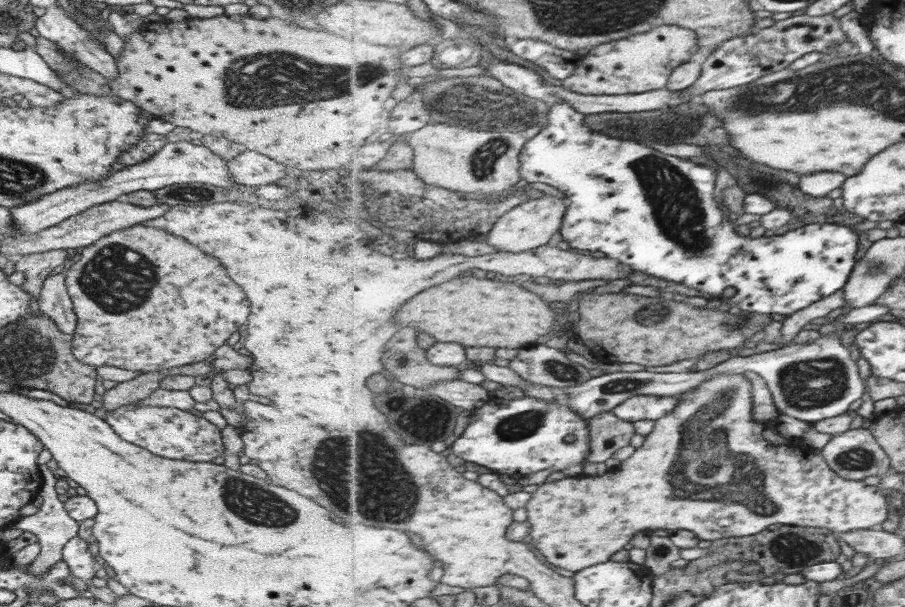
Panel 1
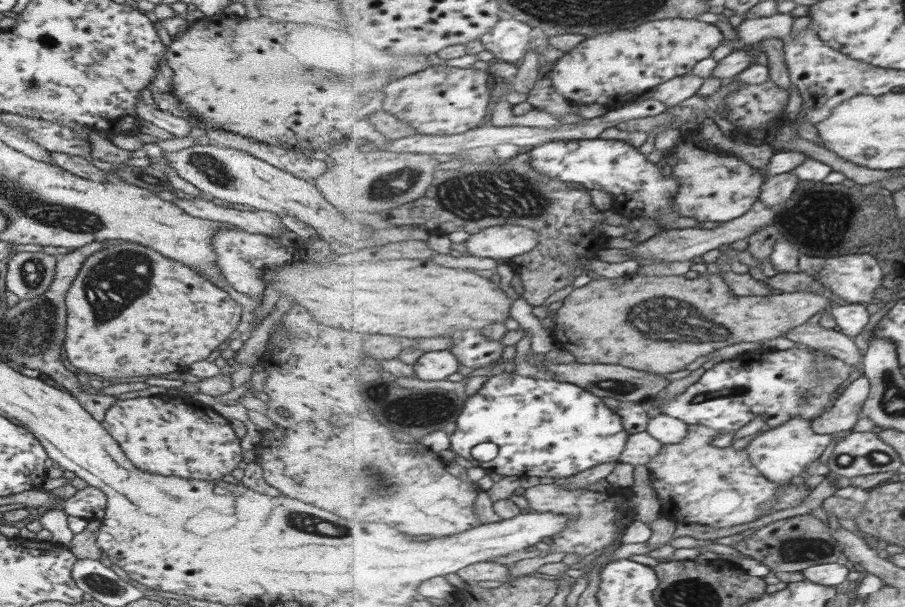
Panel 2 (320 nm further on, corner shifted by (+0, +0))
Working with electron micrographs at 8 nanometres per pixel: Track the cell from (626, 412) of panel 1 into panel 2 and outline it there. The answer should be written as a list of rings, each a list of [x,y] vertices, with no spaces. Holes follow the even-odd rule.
[[[793,346],[786,350],[770,350],[759,347],[754,351],[737,355],[725,362],[717,362],[713,368],[704,372],[703,378],[687,388],[685,394],[668,403],[656,402],[649,399],[645,402],[648,408],[655,405],[661,409],[663,415],[680,418],[690,425],[705,425],[721,434],[739,430],[762,416],[771,429],[777,428],[789,422],[792,418],[800,416],[807,420],[815,420],[821,414],[828,412],[839,398],[841,386],[851,378],[854,368],[847,361],[835,357],[831,362],[833,376],[826,383],[814,383],[815,365],[817,359],[826,356],[823,351],[812,351],[809,348]],[[707,400],[731,400],[731,404],[711,404],[717,408],[711,408]],[[709,410],[725,410],[725,418],[719,420],[705,420]]]

